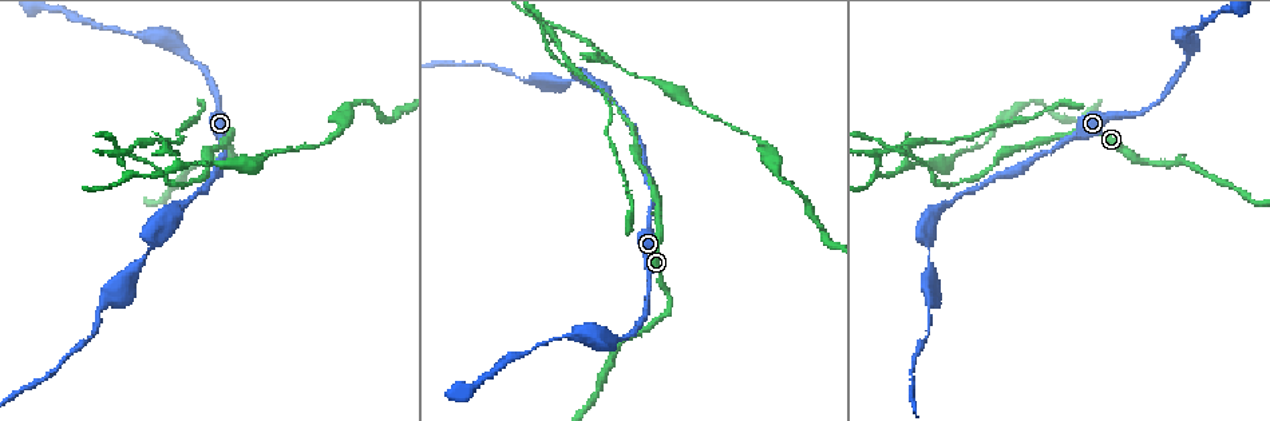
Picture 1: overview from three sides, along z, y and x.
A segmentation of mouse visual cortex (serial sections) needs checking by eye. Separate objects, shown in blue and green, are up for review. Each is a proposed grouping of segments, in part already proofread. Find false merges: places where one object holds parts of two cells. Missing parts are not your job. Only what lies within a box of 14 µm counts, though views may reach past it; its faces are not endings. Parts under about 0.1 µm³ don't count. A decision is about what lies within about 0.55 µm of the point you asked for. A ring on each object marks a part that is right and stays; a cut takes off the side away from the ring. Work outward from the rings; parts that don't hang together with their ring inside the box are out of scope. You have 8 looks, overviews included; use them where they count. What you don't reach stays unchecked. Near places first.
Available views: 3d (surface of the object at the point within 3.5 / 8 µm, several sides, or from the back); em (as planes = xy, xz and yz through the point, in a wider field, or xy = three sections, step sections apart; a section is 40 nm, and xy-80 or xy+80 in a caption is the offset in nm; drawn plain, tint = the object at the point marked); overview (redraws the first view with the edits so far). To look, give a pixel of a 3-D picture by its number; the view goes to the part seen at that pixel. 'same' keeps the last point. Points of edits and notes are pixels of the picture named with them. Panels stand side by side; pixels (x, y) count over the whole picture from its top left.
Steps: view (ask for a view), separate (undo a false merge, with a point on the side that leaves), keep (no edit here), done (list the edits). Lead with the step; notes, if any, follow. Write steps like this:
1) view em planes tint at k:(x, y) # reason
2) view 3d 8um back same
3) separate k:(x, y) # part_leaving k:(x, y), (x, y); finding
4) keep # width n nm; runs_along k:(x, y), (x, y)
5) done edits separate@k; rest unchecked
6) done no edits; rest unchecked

view 3d 3.5um at 1:(894, 148) # thin neck

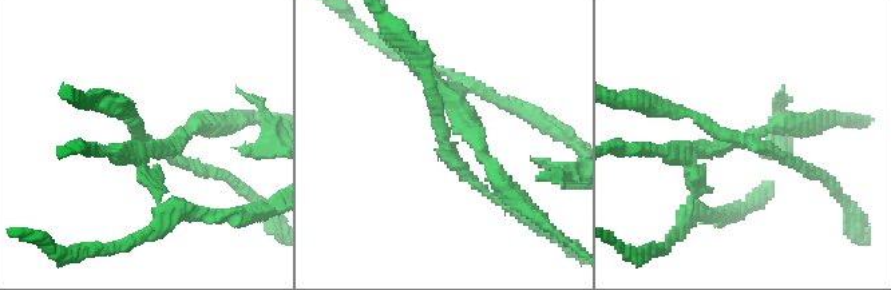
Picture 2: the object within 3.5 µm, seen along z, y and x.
view em xy step 1 tint at 2:(738, 138) # need the tissue

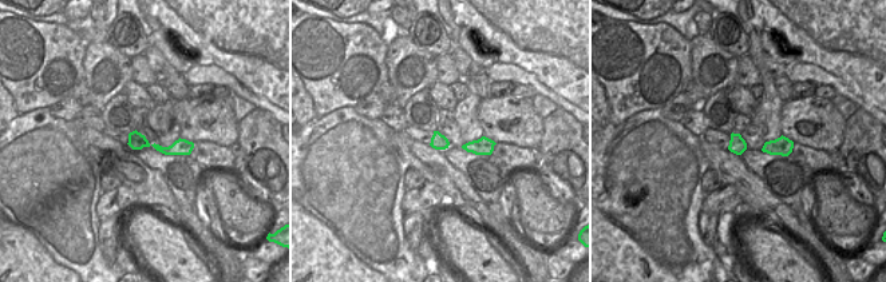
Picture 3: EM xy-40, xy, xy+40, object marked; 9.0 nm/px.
separate 2:(777, 124) # part_leaving 2:(729, 143), (701, 165), (688, 209), (705, 213); a second cell is stuck on

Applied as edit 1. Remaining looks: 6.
view 3d 3.5um at 1:(925, 238) # sudden change in width

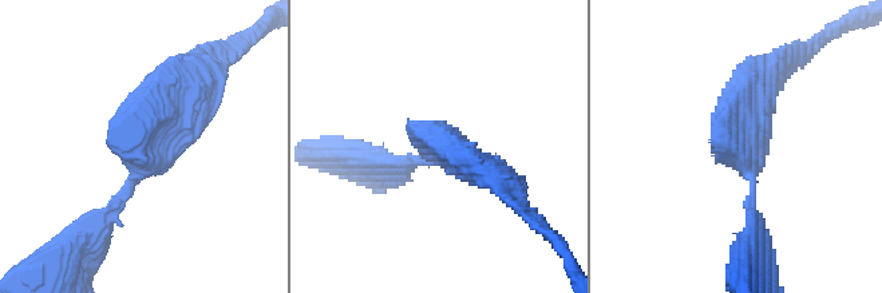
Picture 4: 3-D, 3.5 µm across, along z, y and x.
keep # runs_along 4:(194, 82), (95, 225); all the same cell

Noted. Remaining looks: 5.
view overview # see it whole again

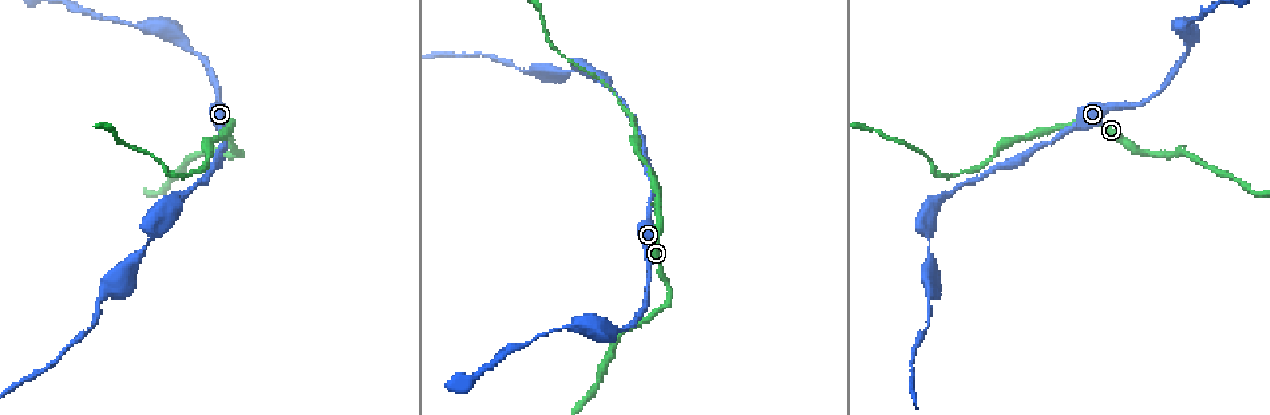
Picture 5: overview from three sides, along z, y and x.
view 3d 3.5um at 5:(537, 75) # calibre changes

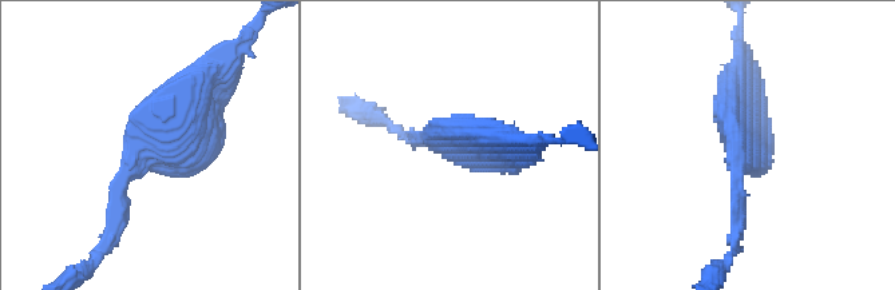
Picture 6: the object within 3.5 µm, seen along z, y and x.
view em xy step 3 tint at 6:(447, 143) # shape alone is not enough

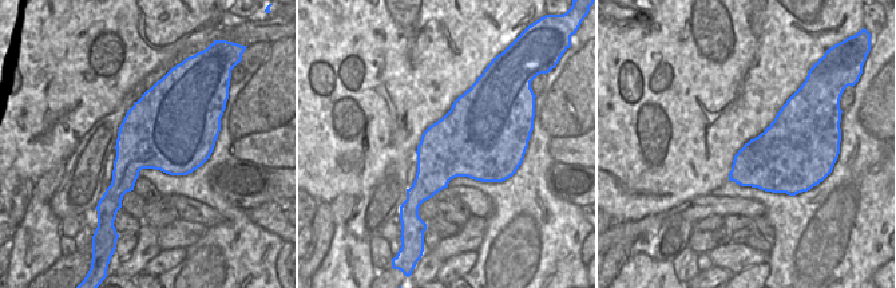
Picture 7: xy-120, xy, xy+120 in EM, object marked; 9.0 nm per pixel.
keep # runs_along 6:(198, 80), (123, 175), (111, 233); one cell here

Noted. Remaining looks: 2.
done edits separate@2; rest unchecked

